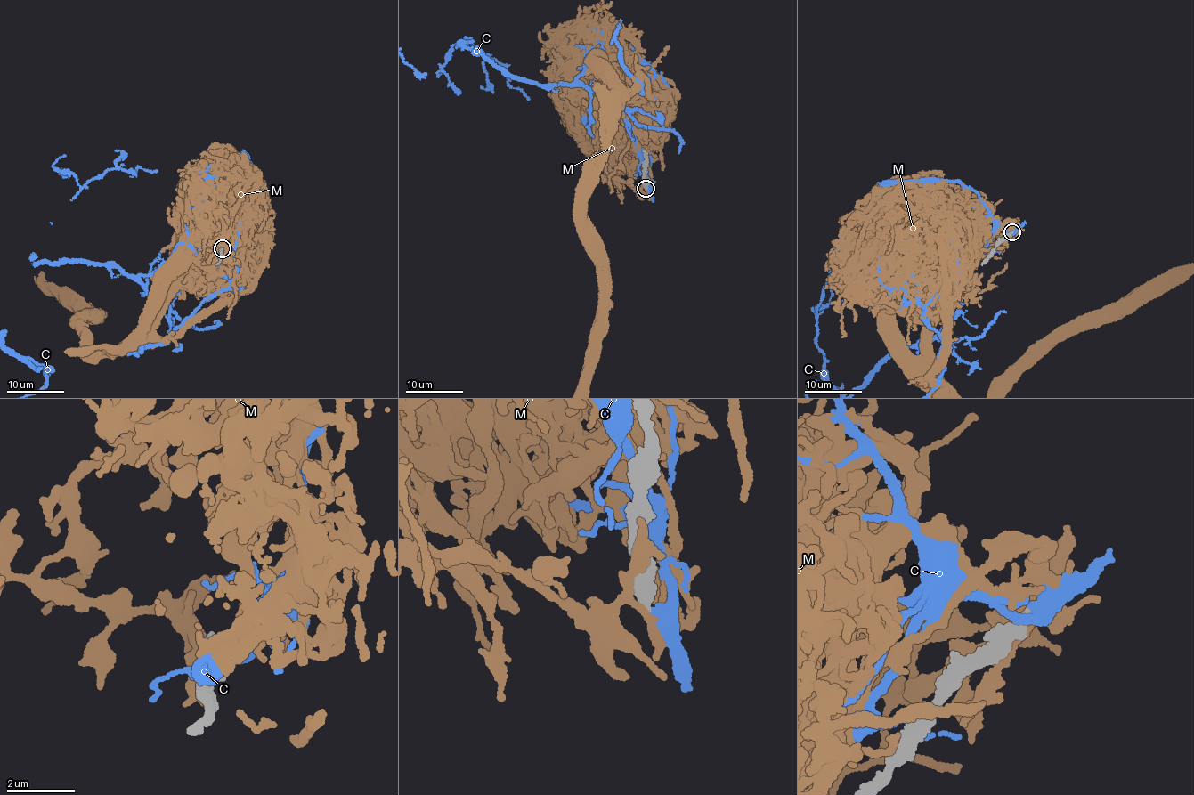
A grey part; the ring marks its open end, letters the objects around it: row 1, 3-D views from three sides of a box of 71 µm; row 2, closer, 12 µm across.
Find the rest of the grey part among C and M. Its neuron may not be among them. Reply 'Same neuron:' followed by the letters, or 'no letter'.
Same neuron: no letter

